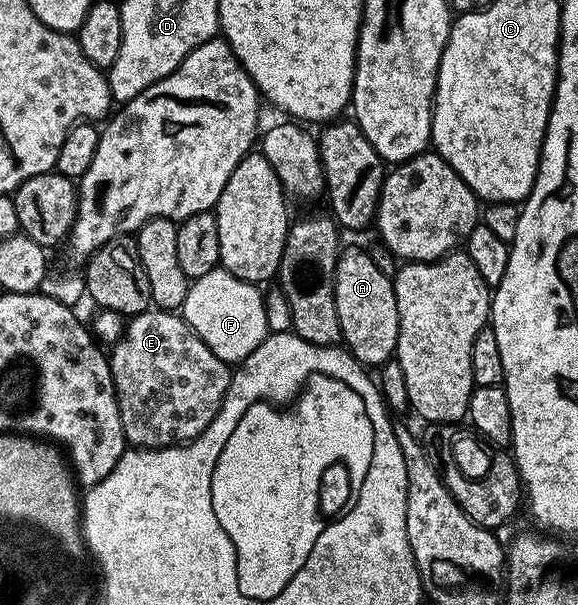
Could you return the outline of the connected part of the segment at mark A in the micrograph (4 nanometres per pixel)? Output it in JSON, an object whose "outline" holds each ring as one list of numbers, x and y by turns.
{"outline":[[344,249,338,255,333,271,333,301,344,343,358,362,363,366,380,366,394,359,399,318,393,282,390,273,385,273,363,249]]}

